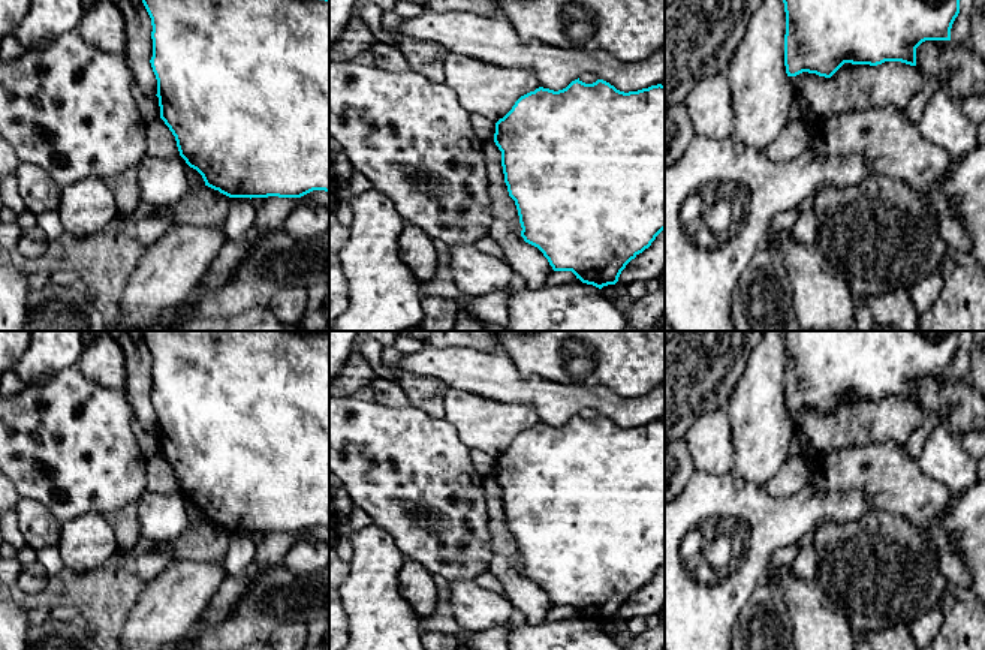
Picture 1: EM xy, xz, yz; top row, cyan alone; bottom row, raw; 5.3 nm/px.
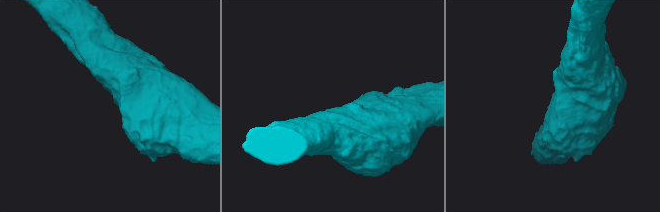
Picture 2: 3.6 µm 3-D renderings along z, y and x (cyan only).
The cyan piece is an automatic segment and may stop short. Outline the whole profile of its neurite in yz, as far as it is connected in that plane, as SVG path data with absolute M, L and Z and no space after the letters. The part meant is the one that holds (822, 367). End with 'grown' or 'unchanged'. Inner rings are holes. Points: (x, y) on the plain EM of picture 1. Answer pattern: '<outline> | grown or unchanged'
M783 331L786 347L784 401L787 412L802 407L831 413L844 398L877 401L901 397L916 401L916 383L925 376L951 376L961 331Z | unchanged

